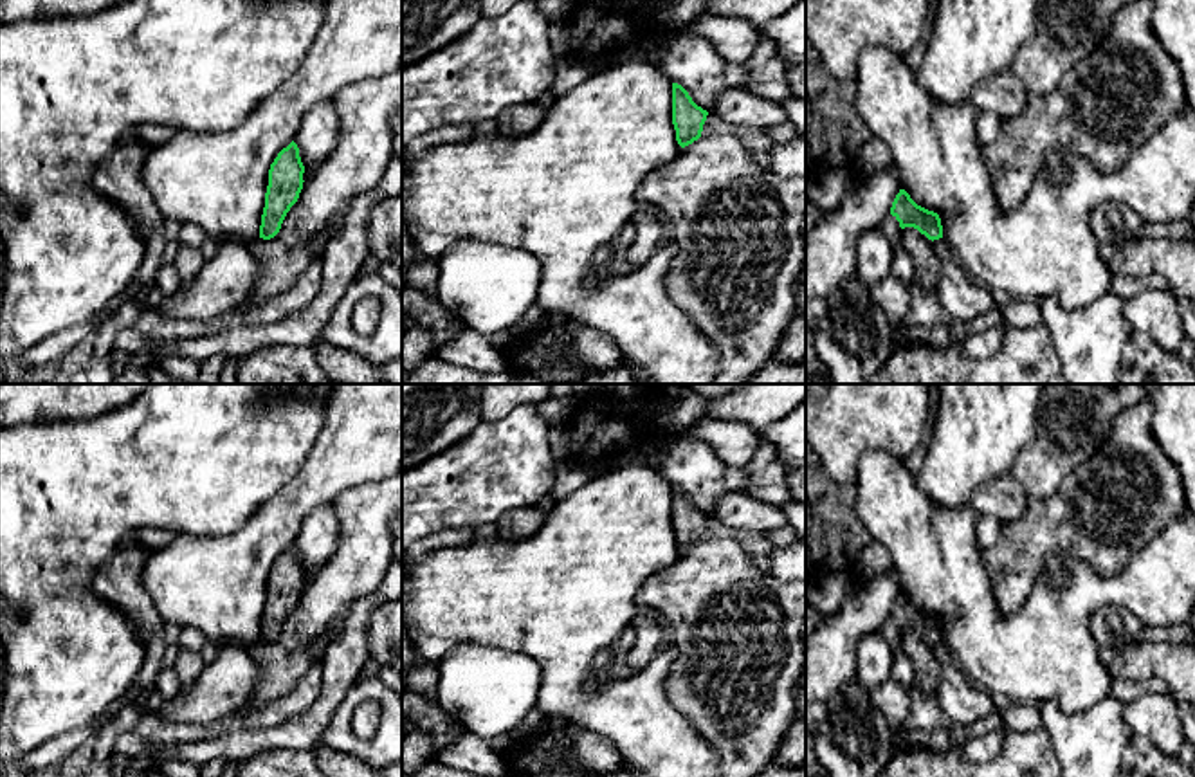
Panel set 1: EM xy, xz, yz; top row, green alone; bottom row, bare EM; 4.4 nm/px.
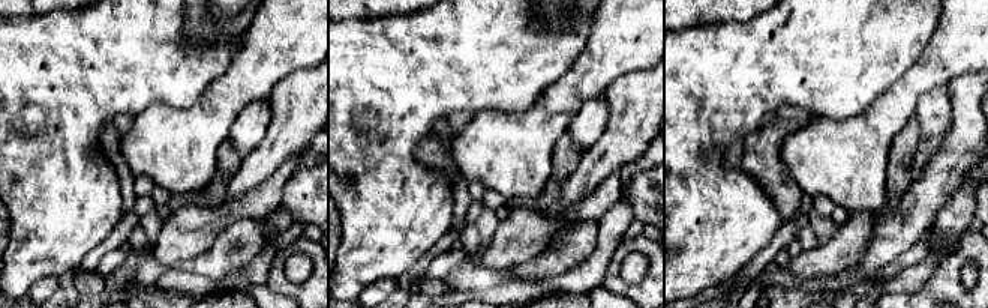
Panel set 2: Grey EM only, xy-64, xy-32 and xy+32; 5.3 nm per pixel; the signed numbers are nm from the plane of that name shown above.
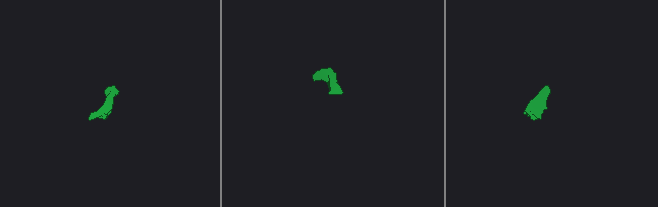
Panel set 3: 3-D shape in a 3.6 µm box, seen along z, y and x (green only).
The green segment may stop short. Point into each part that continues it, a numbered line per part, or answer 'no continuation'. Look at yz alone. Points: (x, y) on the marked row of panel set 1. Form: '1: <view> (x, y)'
1: yz (889, 224)

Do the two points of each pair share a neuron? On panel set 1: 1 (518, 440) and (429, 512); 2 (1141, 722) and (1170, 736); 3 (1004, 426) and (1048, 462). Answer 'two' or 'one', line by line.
1: one
2: one
3: two

